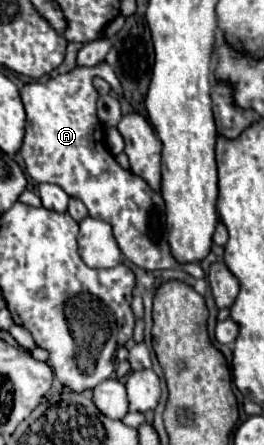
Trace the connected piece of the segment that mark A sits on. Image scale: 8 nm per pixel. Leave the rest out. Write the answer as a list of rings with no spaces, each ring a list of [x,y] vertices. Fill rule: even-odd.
[[[101,62],[95,67],[75,67],[73,71],[65,75],[57,75],[55,79],[49,79],[47,83],[27,83],[21,89],[21,101],[25,105],[27,113],[27,127],[25,127],[25,139],[21,145],[21,157],[25,161],[27,173],[37,181],[37,183],[55,183],[67,191],[69,197],[77,197],[85,203],[89,215],[93,219],[107,221],[113,227],[113,235],[117,239],[117,245],[121,253],[135,263],[141,269],[153,271],[153,269],[183,269],[191,273],[191,263],[179,263],[169,247],[167,241],[167,227],[165,227],[165,205],[161,193],[155,193],[147,181],[137,177],[131,171],[125,171],[115,157],[109,153],[105,147],[105,135],[103,135],[103,125],[97,119],[97,97],[95,97],[95,87],[91,79],[97,75],[106,80],[113,91],[122,95],[121,83],[113,69],[105,62]]]

